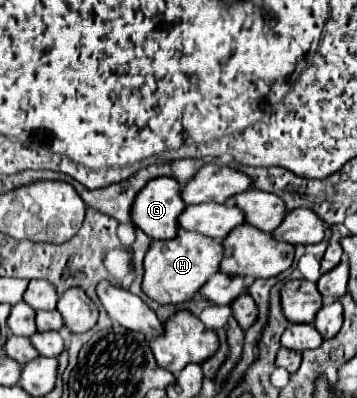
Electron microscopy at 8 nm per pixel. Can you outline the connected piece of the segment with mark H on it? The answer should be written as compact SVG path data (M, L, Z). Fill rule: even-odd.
M181 229L175 239L153 241L145 255L143 291L159 305L179 305L193 299L201 287L219 271L223 259L223 245L217 239L197 235L195 231Z

